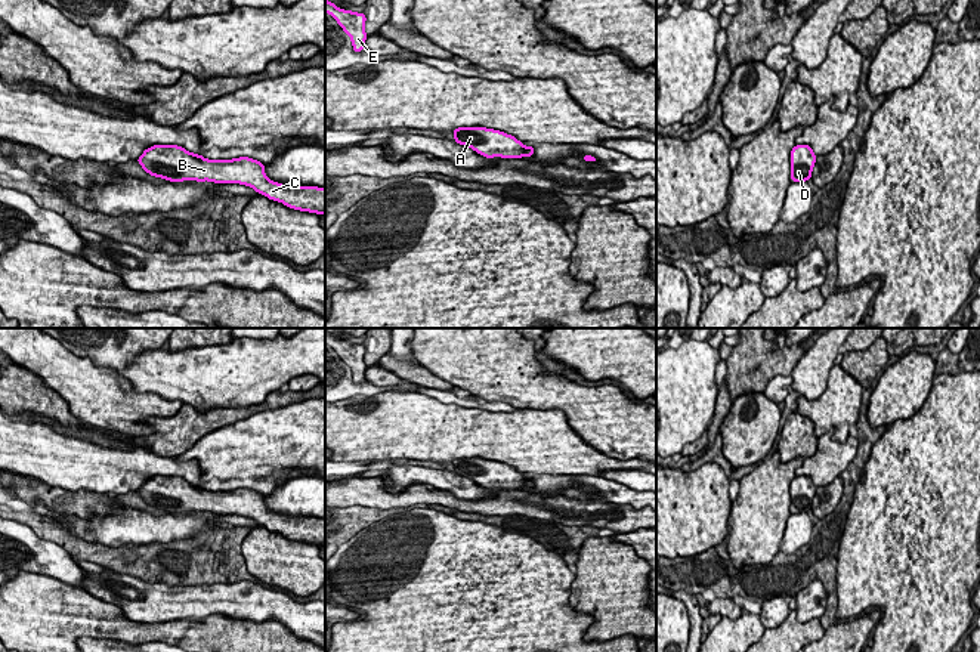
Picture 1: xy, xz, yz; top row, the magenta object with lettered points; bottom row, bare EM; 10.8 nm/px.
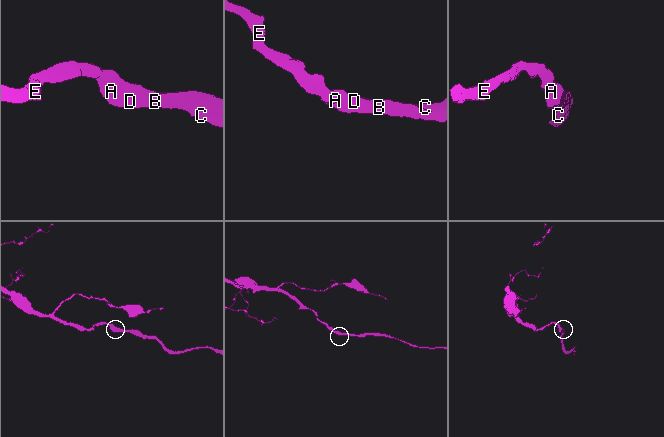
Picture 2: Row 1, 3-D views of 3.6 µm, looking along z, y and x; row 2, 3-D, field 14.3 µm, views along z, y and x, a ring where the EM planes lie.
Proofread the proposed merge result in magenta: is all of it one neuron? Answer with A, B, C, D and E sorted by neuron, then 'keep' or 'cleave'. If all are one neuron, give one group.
A B C D E | keep

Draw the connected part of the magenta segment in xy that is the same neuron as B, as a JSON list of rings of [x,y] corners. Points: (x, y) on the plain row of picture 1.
[[[154,476],[136,491],[142,500],[169,513],[214,513],[251,517],[257,525],[279,532],[288,540],[325,546],[325,519],[281,516],[265,506],[265,495],[239,488],[207,491],[177,476]]]

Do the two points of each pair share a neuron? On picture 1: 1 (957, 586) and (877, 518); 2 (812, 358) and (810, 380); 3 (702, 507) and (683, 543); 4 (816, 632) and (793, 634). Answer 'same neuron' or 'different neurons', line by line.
1: same neuron
2: same neuron
3: same neuron
4: same neuron

